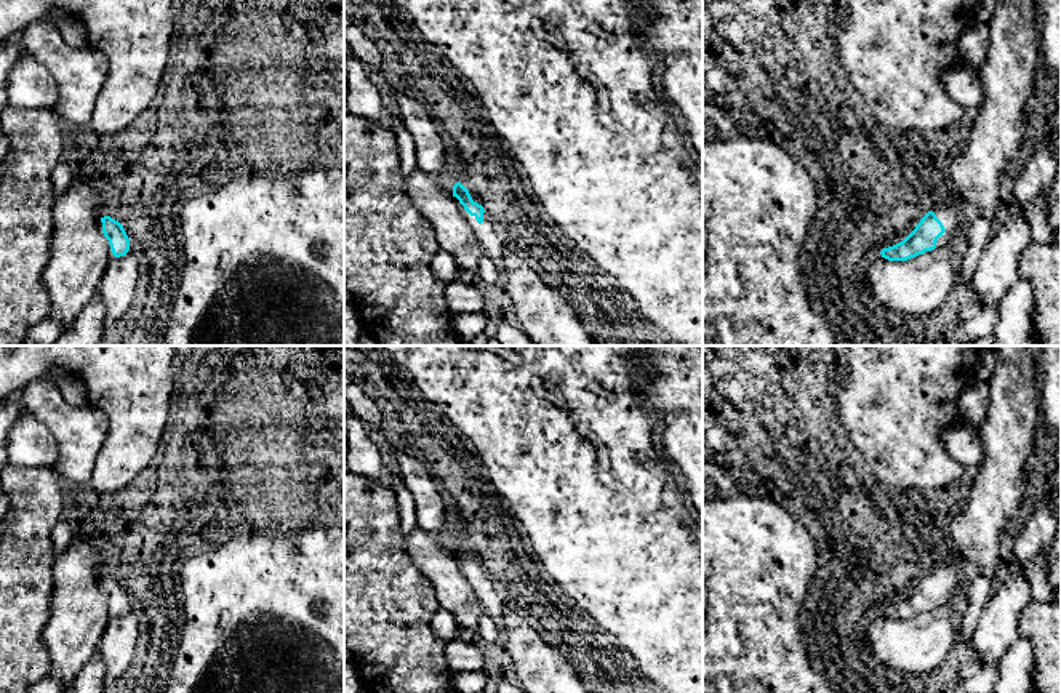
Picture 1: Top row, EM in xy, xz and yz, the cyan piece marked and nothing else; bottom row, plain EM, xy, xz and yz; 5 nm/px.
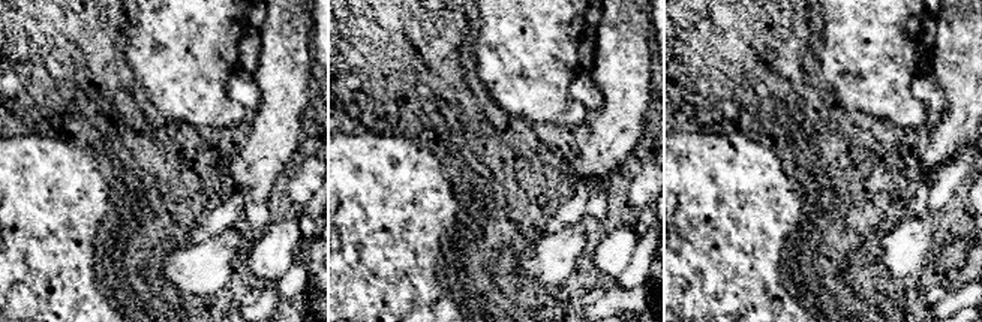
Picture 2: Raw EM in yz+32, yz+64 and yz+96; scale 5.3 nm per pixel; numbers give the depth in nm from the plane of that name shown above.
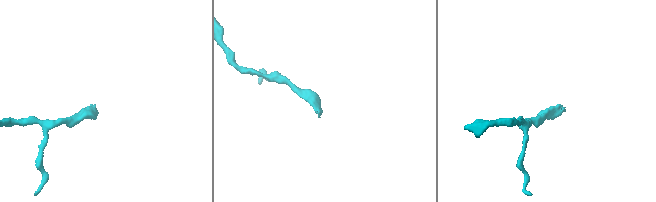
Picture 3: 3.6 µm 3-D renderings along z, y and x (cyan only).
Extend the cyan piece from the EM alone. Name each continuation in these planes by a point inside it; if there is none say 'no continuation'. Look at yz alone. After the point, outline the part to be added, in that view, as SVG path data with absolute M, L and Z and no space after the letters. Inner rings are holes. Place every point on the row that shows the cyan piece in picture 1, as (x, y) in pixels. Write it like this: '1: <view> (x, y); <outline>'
1: yz (949, 215); M952 202L949 205L939 206L933 211L936 218L943 222L946 232L938 238L936 246L941 246L952 240L954 230L962 221L962 203Z

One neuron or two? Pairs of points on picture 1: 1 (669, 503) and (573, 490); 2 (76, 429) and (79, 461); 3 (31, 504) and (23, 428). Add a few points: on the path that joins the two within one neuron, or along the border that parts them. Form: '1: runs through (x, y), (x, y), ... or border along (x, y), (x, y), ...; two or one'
1: runs through (645, 503), (604, 503), (597, 496); one
2: runs through (79, 437), (79, 453); one
3: border along (16, 464), (44, 466), (52, 471); two

